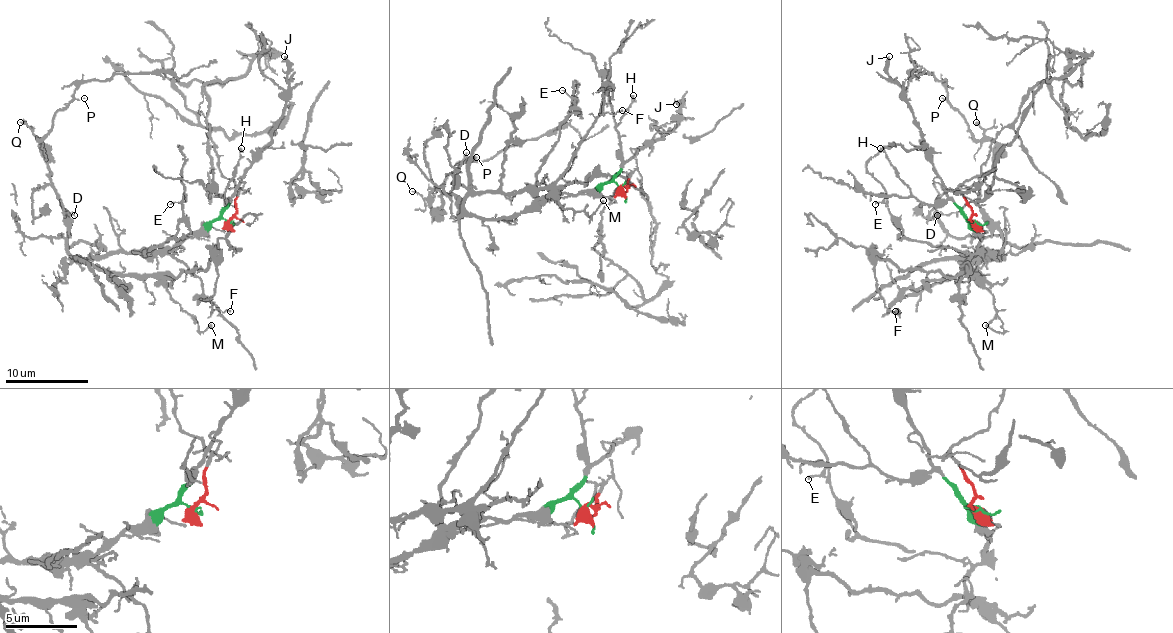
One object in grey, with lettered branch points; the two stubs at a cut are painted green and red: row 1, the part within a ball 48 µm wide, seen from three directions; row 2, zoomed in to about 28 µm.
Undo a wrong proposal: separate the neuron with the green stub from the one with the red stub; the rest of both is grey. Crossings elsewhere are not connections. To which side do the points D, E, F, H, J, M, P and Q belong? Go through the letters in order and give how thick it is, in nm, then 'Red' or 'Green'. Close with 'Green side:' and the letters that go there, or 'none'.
D: Thickness 150 nm. Green
E: Thickness 110 nm. Green
F: Thickness 130 nm. Green
H: Thickness 200 nm. Green
J: Thickness 320 nm. Green
M: Thickness 160 nm. Green
P: Thickness 80 nm. Green
Q: Thickness 170 nm. Green
Green side: D, E, F, H, J, M, P, Q

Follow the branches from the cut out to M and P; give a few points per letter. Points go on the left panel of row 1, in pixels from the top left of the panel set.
M: (229, 222), (212, 220), (170, 247), (72, 258), (126, 274), (151, 274), (197, 328), (206, 331), (212, 324)
P: (229, 222), (212, 220), (170, 247), (74, 258), (68, 251), (66, 210), (39, 141), (60, 110), (85, 97)

